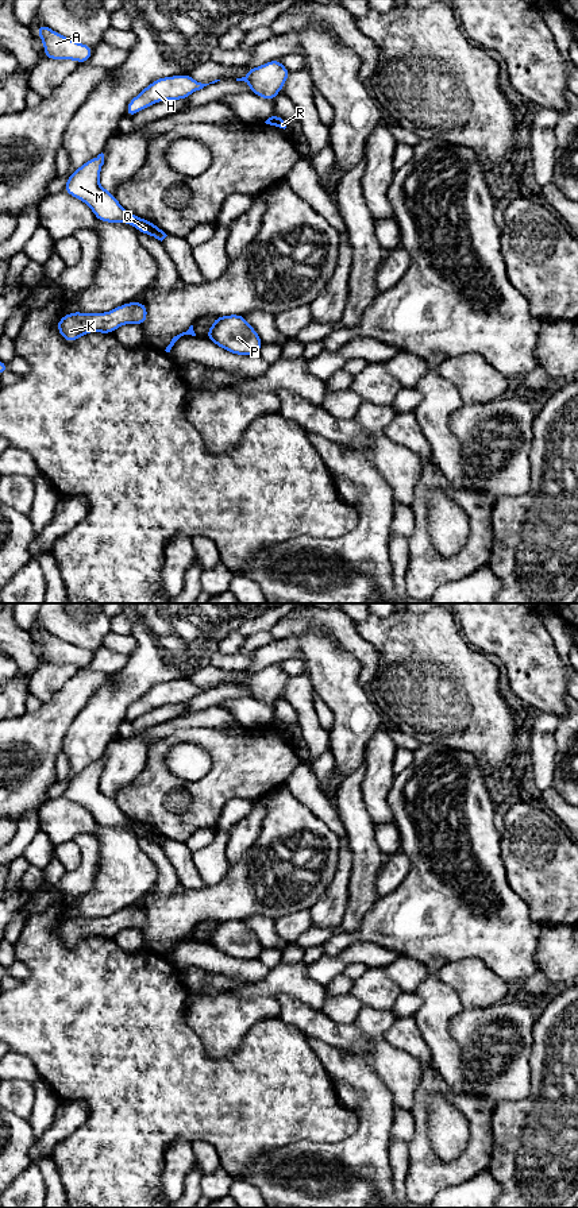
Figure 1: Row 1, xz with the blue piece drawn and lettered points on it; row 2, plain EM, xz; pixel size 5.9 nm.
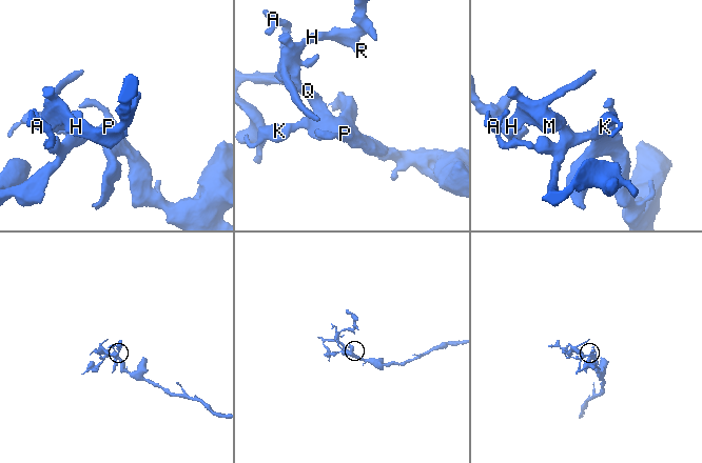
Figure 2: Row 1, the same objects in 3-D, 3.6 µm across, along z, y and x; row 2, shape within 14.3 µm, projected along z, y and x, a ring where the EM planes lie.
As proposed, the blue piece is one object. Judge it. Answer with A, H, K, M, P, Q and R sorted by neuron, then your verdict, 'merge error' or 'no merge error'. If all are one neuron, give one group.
A K P Q / H M R; merge error

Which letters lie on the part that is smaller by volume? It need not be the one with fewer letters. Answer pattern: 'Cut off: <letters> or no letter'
Cut off: H, M, R

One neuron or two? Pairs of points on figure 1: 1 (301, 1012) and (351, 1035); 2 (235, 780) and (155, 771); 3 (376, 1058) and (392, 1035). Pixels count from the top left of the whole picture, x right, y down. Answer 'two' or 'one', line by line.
1: one
2: one
3: two

